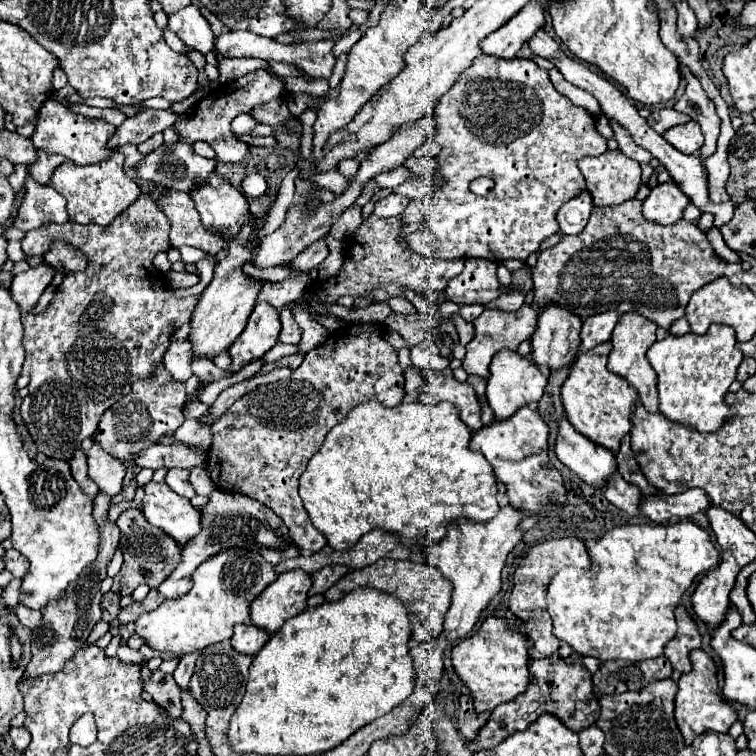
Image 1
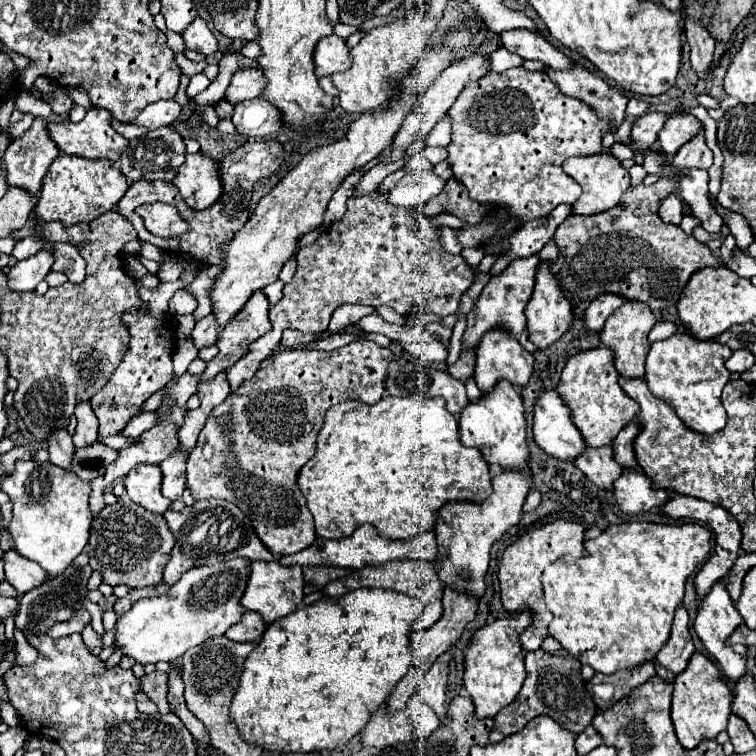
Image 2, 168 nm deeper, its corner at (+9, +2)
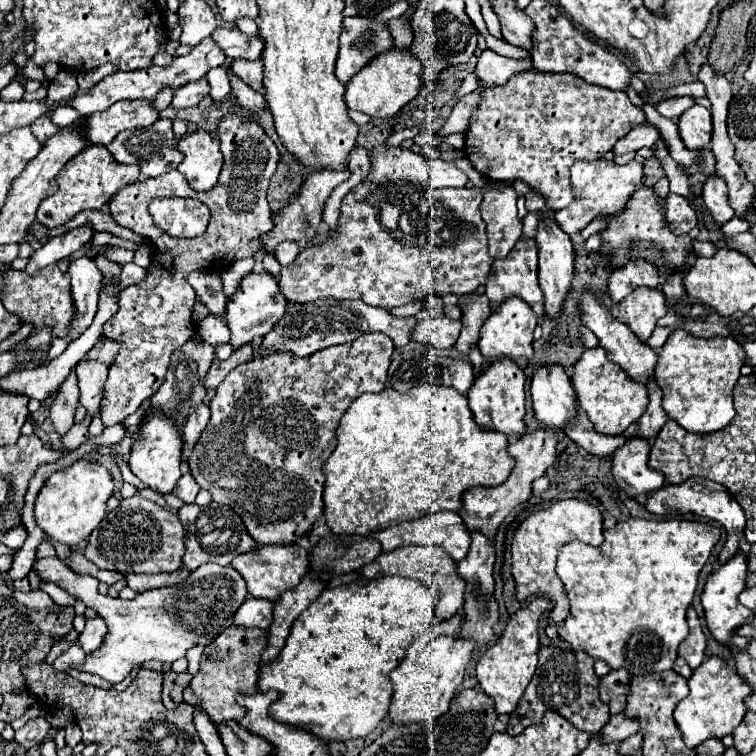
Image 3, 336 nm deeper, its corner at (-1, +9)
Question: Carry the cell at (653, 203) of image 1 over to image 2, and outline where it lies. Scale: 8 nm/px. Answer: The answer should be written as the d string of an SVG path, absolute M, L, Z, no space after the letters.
M675 194L667 196L667 198L661 202L659 216L661 216L661 220L663 220L663 222L679 226L679 224L681 224L681 220L683 220L683 212L681 212L681 200L679 200Z

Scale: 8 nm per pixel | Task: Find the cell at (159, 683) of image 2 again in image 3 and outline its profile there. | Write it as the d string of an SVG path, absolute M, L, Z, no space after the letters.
M163 671L163 705L167 709L175 709L183 703L183 689L189 685L193 677L189 673L175 673L175 671Z

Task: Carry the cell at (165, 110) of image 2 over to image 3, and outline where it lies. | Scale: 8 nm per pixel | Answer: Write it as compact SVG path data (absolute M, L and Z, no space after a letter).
M205 77L199 79L199 81L191 81L191 83L187 83L187 85L183 85L183 87L179 87L179 89L175 91L171 107L173 107L173 109L195 107L207 93L209 93L209 85L207 85Z

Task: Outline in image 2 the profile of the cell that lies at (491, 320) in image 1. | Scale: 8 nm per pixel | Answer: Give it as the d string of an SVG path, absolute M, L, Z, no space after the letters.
M537 254L529 256L529 258L517 258L499 276L493 276L489 280L489 284L481 290L475 306L467 314L467 328L465 328L465 336L461 340L463 346L475 348L479 344L481 336L495 326L503 326L511 334L519 334L527 326L525 306L527 306L533 286L535 286L535 272L537 272L539 262L541 260Z

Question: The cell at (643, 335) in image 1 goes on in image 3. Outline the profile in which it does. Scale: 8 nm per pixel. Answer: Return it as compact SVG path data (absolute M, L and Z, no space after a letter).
M641 287L617 305L617 319L625 323L639 339L647 341L657 325L657 319L667 313L665 297L659 289Z

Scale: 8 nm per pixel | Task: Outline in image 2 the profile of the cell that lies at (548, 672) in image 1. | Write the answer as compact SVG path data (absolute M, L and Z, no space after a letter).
M533 650L525 654L525 666L527 678L519 696L493 718L495 726L489 734L491 742L501 742L503 738L523 730L525 724L537 716L549 716L565 730L581 734L581 730L585 730L591 724L593 714L597 712L595 702L585 688L585 680L581 678L581 662L577 662L577 658L573 658L565 650L553 654L545 650Z

